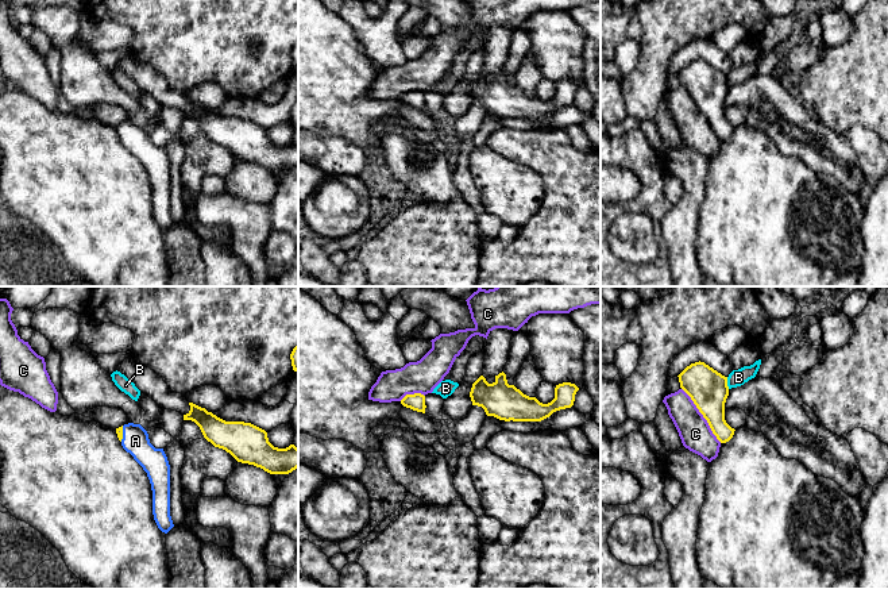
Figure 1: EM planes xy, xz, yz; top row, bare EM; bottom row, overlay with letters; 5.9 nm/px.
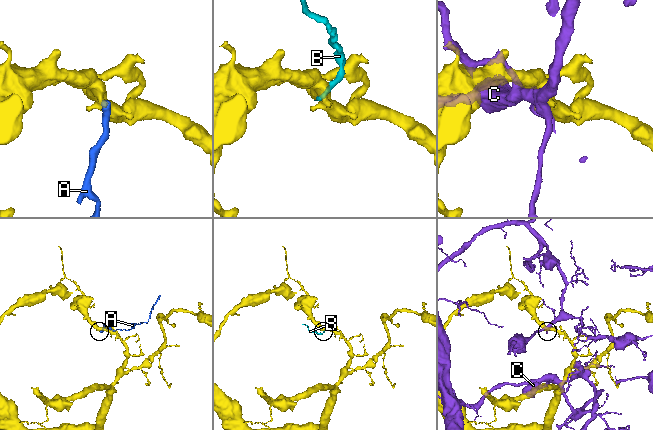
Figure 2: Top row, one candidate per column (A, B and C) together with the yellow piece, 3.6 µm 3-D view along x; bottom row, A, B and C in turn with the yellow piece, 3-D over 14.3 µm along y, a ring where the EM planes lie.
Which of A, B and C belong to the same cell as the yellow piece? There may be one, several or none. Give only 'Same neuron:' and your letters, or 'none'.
Same neuron: A

